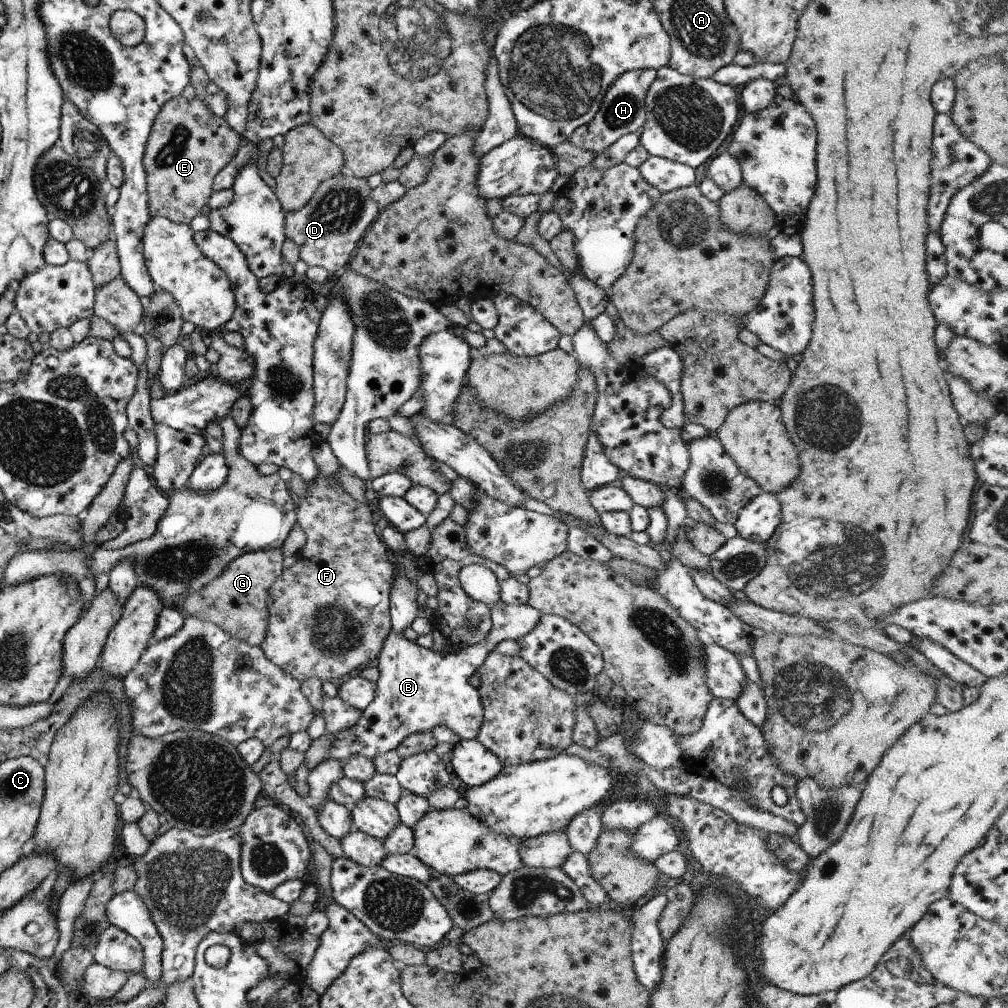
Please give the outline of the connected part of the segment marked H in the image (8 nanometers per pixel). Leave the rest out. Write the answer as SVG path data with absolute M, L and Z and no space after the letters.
M653 69L630 70L617 76L603 95L601 105L595 116L587 124L575 128L567 141L577 148L583 148L583 150L597 155L613 144L617 138L621 138L623 134L638 133L645 120L644 98L655 77L656 70Z

